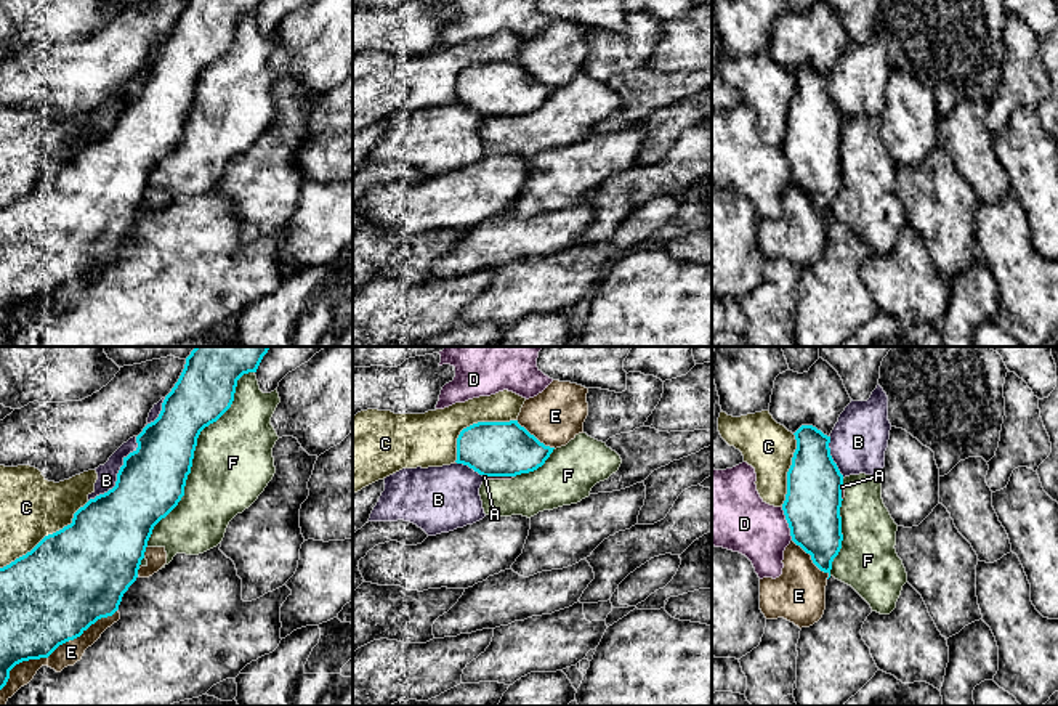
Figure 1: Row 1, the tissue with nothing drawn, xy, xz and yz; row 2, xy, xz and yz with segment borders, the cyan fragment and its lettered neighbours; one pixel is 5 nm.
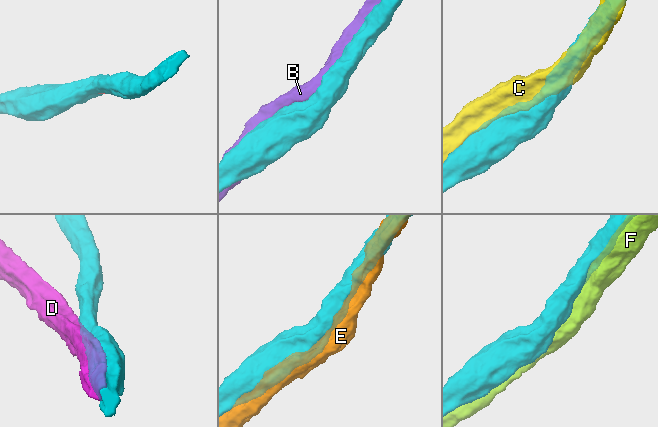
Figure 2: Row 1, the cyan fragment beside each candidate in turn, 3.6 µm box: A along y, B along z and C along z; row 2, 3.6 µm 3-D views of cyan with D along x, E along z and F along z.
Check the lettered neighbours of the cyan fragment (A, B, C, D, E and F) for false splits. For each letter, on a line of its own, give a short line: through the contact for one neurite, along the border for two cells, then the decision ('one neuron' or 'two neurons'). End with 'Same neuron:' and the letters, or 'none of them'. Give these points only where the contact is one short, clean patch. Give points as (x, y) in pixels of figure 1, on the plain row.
A: two neurons
B: two neurons
C: two neurons
D: two neurons
E: two neurons
F: two neurons
Same neuron: none of them

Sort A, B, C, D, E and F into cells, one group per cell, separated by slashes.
A F / B / C / D / E

